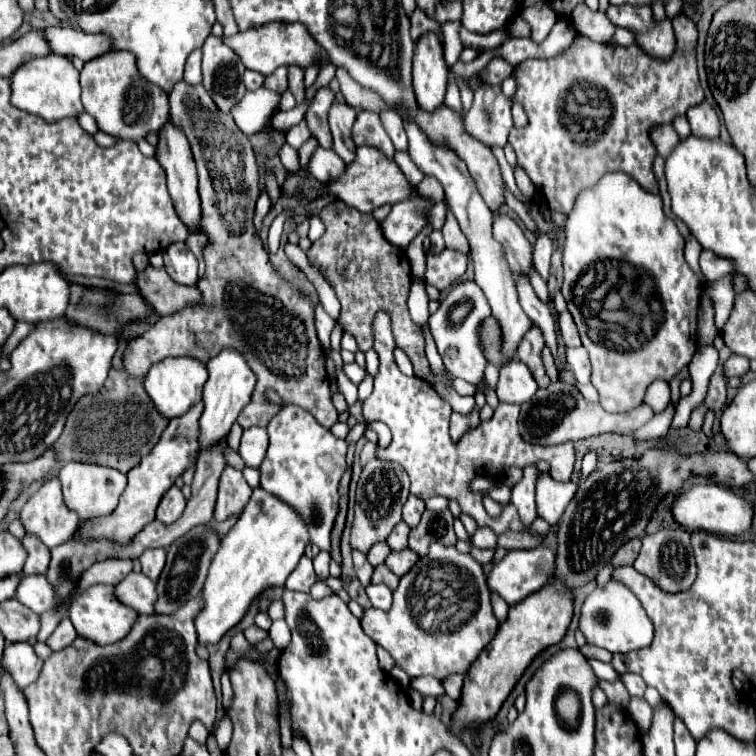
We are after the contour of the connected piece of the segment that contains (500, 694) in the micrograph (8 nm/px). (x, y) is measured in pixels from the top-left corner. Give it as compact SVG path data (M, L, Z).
M550 578L544 590L538 590L536 594L524 598L520 604L510 606L508 620L500 624L496 638L482 650L478 660L474 660L466 672L460 706L454 714L454 734L462 732L468 724L484 724L498 714L502 702L514 690L516 682L522 678L532 660L542 650L558 644L566 636L566 630L572 622L572 612L574 594L572 590L564 590L564 582L560 582L560 578Z

